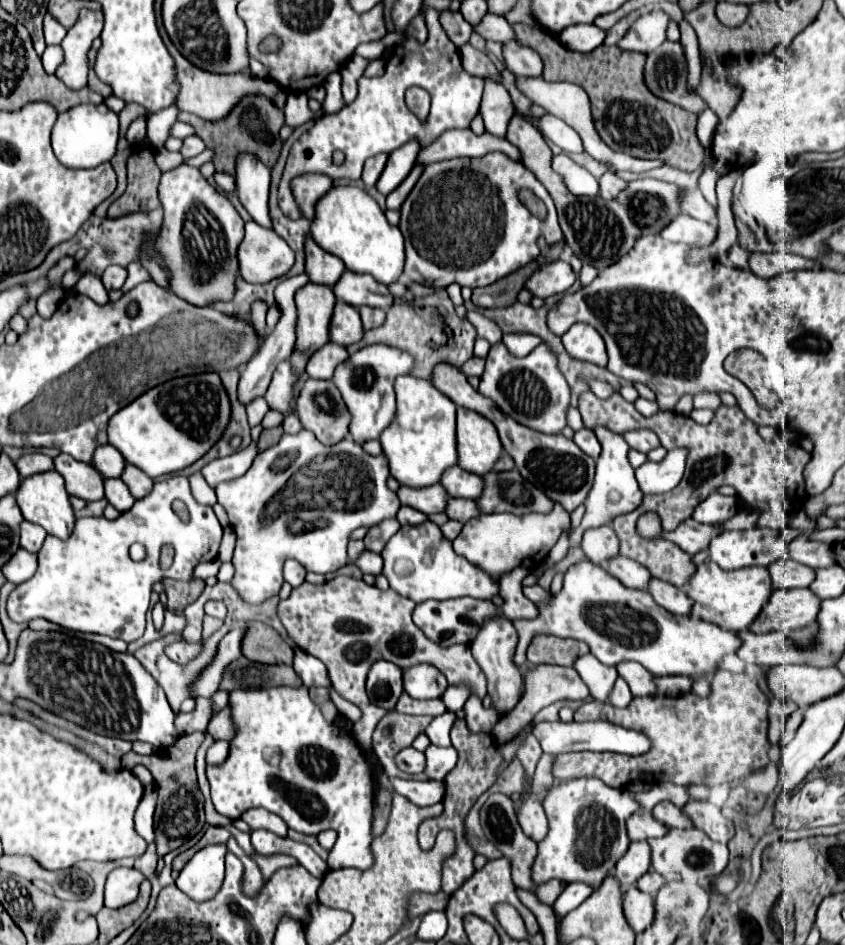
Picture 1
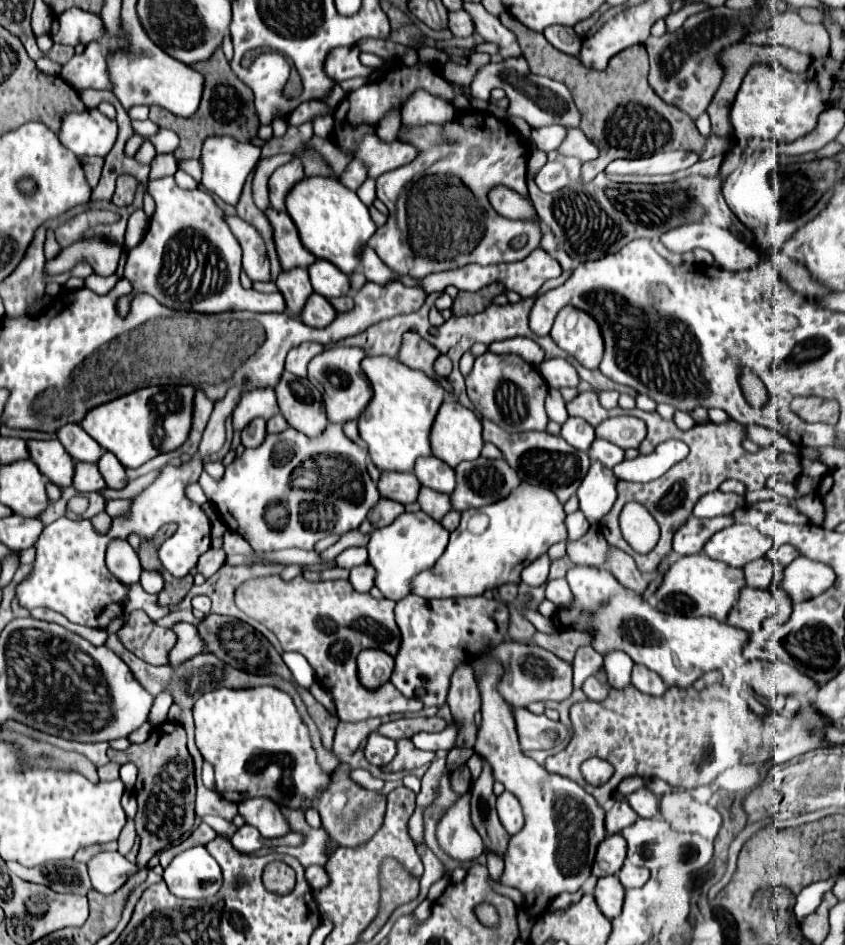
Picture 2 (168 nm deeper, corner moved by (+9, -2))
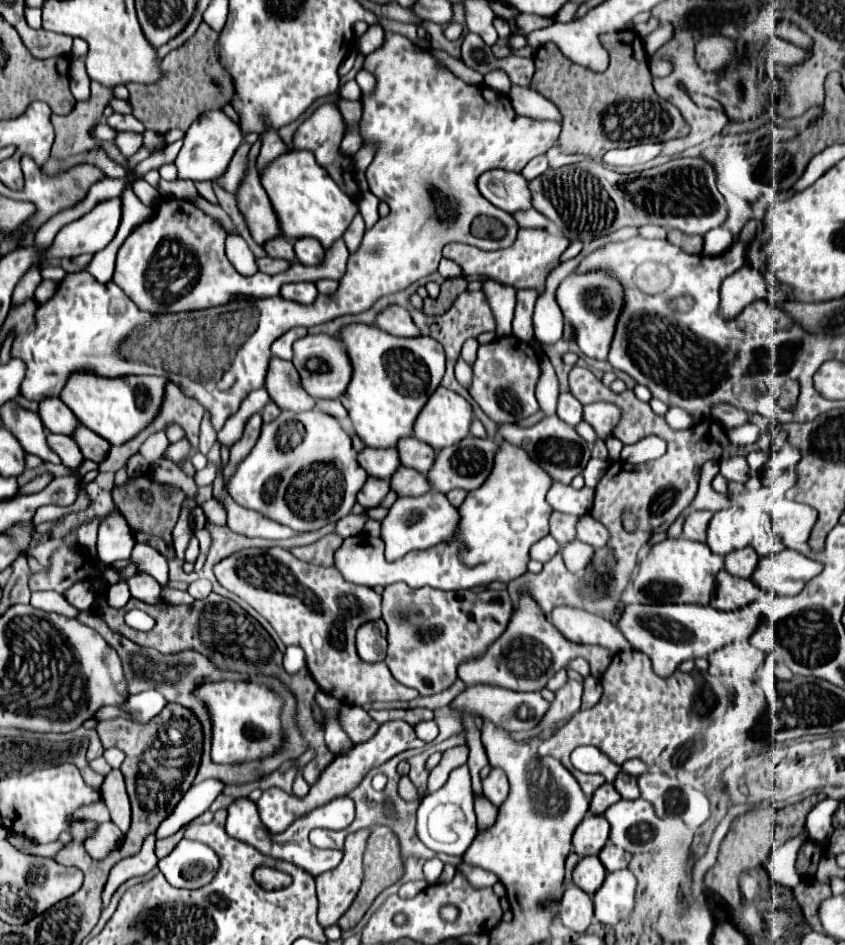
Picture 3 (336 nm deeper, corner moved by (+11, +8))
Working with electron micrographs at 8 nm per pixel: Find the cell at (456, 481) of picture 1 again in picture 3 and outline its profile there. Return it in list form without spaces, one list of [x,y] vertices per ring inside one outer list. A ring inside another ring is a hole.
[[[403,437],[403,441],[397,443],[397,451],[401,457],[401,465],[417,469],[419,473],[427,473],[435,459],[435,451],[415,437]]]

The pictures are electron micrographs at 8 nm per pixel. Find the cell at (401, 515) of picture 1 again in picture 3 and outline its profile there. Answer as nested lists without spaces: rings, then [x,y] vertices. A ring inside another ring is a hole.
[[[369,477],[369,481],[365,481],[365,485],[361,487],[361,493],[357,493],[357,501],[361,507],[377,507],[387,493],[389,493],[389,481]]]

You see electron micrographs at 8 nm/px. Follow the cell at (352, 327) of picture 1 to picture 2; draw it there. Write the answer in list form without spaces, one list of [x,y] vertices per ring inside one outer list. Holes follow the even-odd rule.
[[[313,293],[311,299],[307,299],[307,305],[301,311],[301,321],[309,327],[323,329],[335,319],[335,313],[337,313],[335,307],[331,307],[331,303],[327,299],[323,299],[323,295]]]

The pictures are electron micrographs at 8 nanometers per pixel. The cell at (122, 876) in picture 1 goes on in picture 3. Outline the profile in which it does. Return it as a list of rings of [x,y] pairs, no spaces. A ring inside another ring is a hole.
[[[107,821],[97,827],[97,833],[93,839],[85,841],[85,849],[93,859],[103,859],[109,851],[117,849],[121,839],[123,839],[123,833],[117,829],[117,825],[113,825],[113,821]]]

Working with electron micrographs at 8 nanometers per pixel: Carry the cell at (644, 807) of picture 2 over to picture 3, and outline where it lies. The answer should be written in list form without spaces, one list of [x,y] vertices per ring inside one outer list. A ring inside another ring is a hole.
[[[619,773],[615,779],[615,789],[621,795],[621,799],[639,799],[639,787],[637,787],[637,777],[627,775],[627,773]]]

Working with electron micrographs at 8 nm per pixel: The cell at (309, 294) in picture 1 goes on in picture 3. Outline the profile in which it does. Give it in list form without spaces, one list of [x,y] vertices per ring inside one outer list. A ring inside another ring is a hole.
[[[281,235],[281,237],[275,237],[273,241],[267,241],[263,245],[263,249],[267,251],[269,257],[273,259],[287,259],[287,261],[295,261],[295,253],[293,253],[293,245]]]

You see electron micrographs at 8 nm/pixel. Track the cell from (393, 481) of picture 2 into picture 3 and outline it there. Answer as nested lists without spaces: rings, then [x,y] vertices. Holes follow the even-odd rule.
[[[363,447],[359,451],[357,459],[371,477],[379,477],[379,479],[389,479],[397,471],[397,467],[401,465],[397,449],[369,449],[369,447]]]

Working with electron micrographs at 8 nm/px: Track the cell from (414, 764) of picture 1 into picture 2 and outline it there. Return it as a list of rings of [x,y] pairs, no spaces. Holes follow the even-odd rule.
[[[371,733],[365,747],[365,757],[377,765],[383,767],[383,763],[389,763],[395,757],[395,741],[389,737],[383,737],[379,733]]]

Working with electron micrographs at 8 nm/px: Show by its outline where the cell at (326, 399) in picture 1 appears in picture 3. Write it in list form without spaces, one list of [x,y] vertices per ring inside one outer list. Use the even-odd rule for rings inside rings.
[[[271,357],[269,361],[269,373],[265,375],[265,389],[281,409],[301,413],[313,409],[315,405],[315,399],[301,387],[301,379],[293,363],[279,357]]]

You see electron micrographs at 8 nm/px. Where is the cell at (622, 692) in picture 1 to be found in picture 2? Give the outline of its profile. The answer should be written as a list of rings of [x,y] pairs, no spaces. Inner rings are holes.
[[[589,677],[589,679],[585,681],[585,685],[583,685],[583,693],[585,693],[591,701],[603,701],[603,699],[607,699],[609,691],[611,691],[611,687],[609,687],[607,683],[603,683],[601,679],[597,679],[597,677]]]

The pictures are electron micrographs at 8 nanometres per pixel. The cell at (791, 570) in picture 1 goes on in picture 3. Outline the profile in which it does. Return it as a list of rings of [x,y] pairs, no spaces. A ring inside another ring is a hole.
[[[745,547],[745,549],[737,549],[735,553],[729,553],[723,557],[725,561],[725,571],[735,575],[735,577],[743,577],[743,579],[749,579],[759,563],[759,555],[751,549],[751,547]]]

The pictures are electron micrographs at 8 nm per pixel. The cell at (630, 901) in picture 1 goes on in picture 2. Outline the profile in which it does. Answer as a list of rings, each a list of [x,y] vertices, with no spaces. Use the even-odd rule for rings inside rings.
[[[609,875],[599,879],[595,887],[595,899],[603,915],[607,915],[607,919],[615,919],[615,915],[619,915],[619,911],[623,909],[625,899],[625,889],[621,887],[619,877]]]

